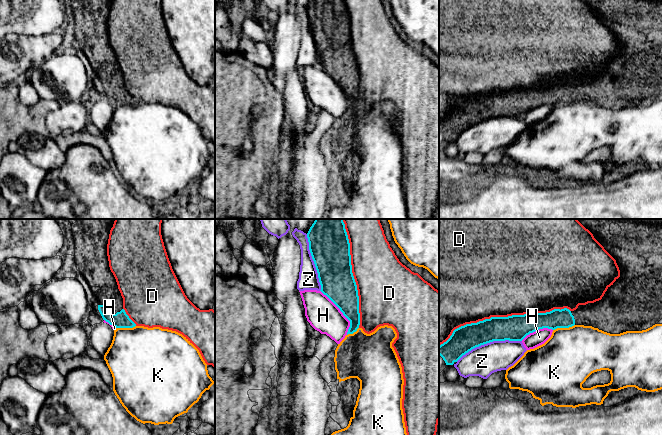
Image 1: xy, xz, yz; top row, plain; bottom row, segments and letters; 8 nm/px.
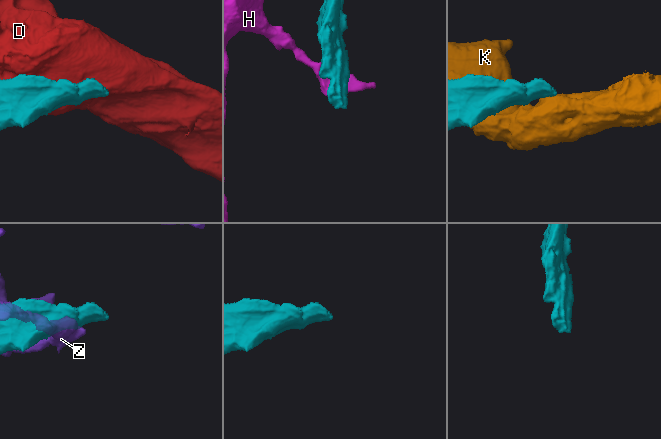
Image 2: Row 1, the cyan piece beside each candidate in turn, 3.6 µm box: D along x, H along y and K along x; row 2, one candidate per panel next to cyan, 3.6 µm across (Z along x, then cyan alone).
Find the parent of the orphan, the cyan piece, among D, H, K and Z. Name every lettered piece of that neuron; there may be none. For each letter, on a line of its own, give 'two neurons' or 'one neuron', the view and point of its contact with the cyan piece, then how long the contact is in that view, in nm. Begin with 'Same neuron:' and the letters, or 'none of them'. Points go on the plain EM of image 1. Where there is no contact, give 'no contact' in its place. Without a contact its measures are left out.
Same neuron: none of them
D: two neurons; meets cyan in yz at (503, 93); contact 1100 nm long
H: two neurons; meets cyan in xz at (341, 87); contact 420 nm long
K: two neurons; meets cyan in yz at (563, 103); contact 180 nm long
Z: two neurons; meets cyan in yz at (488, 118); contact 550 nm long

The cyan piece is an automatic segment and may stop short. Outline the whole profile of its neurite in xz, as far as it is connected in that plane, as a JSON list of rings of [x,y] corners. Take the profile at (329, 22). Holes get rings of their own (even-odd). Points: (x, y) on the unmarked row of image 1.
[[[312,0],[307,14],[321,68],[350,97],[348,110],[360,101],[359,72],[352,49],[350,19],[345,0]]]

